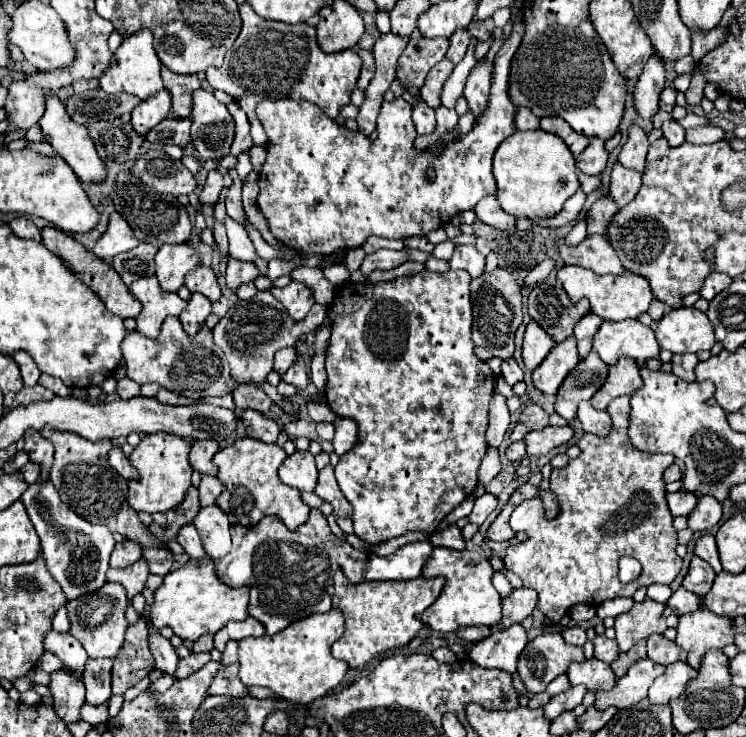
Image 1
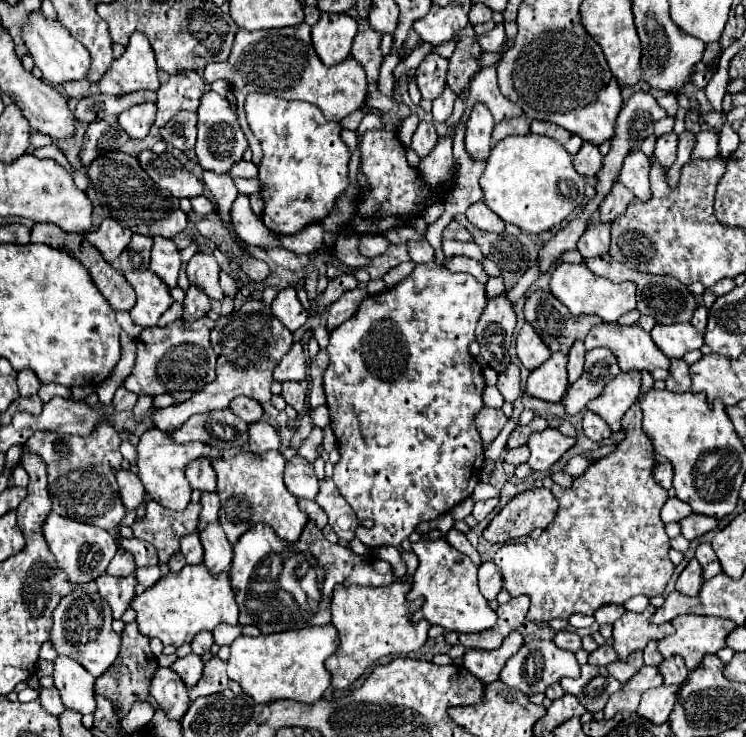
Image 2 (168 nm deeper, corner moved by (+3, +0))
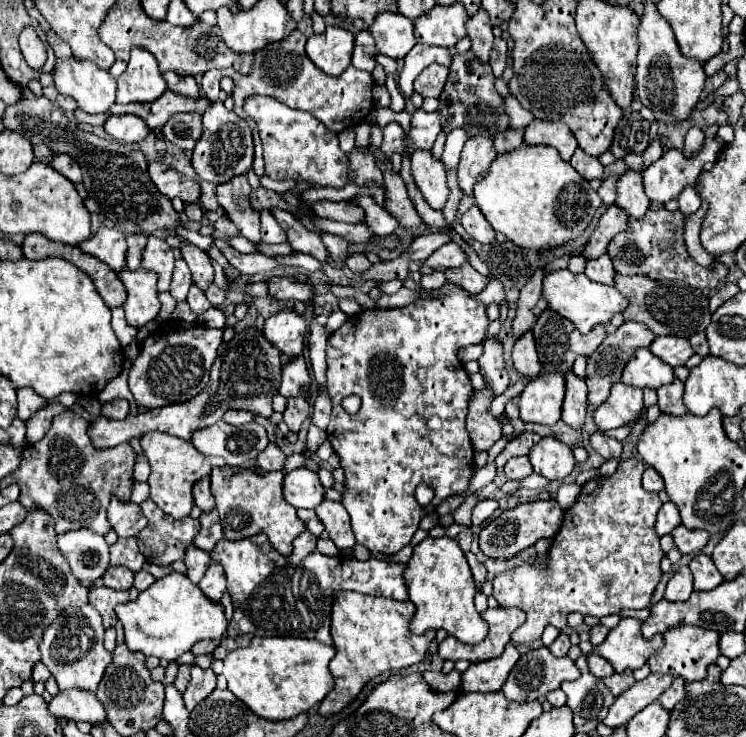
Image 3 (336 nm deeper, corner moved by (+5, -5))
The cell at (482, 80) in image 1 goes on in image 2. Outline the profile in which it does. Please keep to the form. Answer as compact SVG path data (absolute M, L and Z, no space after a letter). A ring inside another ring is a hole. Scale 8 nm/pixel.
M475 103L467 121L465 147L475 161L483 161L489 157L491 149L491 131L495 127L493 115L485 103Z

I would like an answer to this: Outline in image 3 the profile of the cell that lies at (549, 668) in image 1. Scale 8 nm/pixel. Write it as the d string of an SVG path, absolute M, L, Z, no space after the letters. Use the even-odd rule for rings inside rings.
M541 646L537 650L529 650L527 654L523 654L519 658L517 666L513 666L513 670L509 672L509 678L501 690L503 690L505 698L509 698L509 700L531 702L531 700L537 700L539 696L545 696L551 690L557 690L565 680L577 680L579 676L581 676L581 672L571 658L567 658L567 656L557 658L557 656L549 654L549 650L545 646Z

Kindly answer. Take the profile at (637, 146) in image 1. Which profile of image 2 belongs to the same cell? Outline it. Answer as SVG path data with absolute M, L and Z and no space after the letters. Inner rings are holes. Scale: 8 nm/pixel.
M631 151L625 157L619 181L627 185L627 189L633 191L633 195L641 201L647 201L651 197L649 189L649 157L643 151Z

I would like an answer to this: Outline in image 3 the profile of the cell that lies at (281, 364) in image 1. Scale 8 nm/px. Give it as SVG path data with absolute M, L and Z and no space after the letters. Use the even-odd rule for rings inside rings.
M303 356L293 358L293 362L287 362L285 368L283 368L283 380L281 380L279 394L285 396L285 398L297 398L311 384L313 384L313 378L309 376L309 370L307 370Z

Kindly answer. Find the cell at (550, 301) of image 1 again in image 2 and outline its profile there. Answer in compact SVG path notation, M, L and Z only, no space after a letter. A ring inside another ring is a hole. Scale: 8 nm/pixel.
M533 291L527 297L525 319L551 351L561 353L569 353L573 341L585 339L591 327L601 323L595 315L571 315L549 291Z

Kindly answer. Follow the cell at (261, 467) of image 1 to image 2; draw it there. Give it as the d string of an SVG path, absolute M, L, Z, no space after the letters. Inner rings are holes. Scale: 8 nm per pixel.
M245 451L237 453L231 459L213 459L211 465L217 473L217 493L221 497L219 521L231 545L235 545L235 541L259 521L271 525L273 531L285 541L295 541L301 535L309 517L299 509L297 497L285 489L283 483L285 459L279 451L267 451L263 455Z

